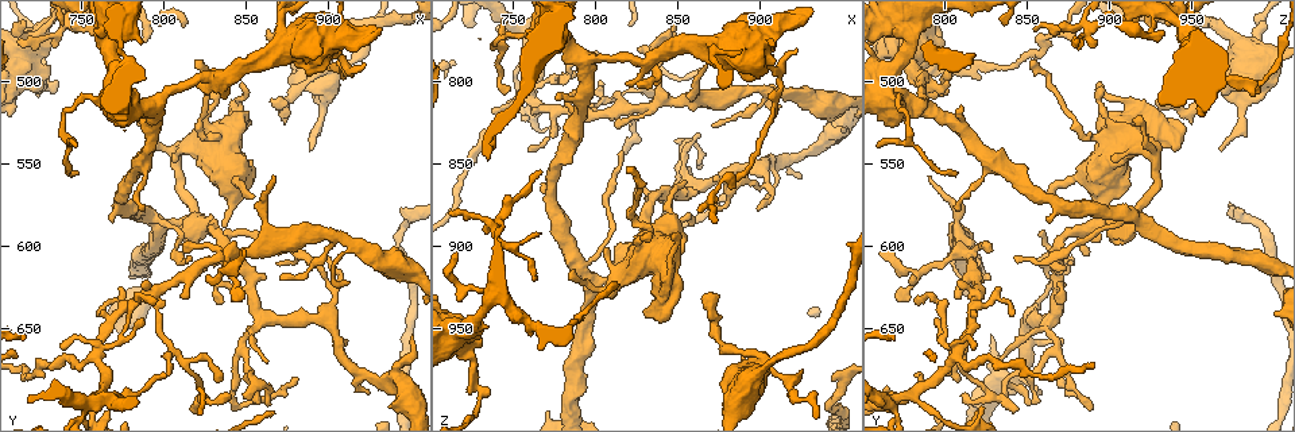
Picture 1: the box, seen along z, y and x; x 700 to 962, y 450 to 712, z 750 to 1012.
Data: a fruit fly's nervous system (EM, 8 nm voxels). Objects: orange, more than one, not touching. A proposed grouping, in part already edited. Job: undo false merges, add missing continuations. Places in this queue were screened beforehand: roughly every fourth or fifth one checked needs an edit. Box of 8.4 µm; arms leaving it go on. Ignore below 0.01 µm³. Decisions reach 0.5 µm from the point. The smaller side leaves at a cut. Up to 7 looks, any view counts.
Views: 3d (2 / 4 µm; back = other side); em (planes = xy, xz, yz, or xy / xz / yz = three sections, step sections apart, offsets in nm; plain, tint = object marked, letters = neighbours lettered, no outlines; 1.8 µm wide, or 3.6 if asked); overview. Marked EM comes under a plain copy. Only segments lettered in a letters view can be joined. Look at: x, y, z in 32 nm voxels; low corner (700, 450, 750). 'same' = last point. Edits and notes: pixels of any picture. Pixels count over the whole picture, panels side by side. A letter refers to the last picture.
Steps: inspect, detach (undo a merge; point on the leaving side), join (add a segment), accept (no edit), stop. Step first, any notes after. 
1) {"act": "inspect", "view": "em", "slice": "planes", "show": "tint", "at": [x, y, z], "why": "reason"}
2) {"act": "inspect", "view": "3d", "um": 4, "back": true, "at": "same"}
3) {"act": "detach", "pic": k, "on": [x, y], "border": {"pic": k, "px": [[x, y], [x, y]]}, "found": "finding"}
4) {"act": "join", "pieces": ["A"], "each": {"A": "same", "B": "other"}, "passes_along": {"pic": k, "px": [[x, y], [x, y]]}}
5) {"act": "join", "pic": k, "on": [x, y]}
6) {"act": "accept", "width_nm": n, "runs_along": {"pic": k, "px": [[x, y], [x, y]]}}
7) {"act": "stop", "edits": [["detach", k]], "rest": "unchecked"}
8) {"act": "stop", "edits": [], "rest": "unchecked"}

{"act": "inspect", "view": "3d", "um": 4, "at": [758, 662, 808], "why": "thin neck"}

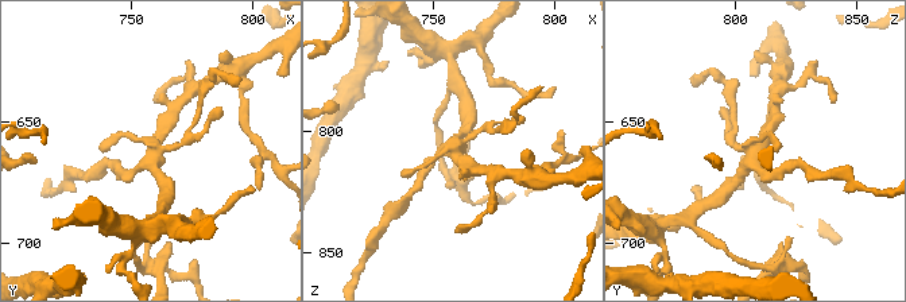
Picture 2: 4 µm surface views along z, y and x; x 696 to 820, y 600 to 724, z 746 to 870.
{"act": "inspect", "view": "em", "slice": "xy", "step": 8, "show": "tint", "at": [759, 664, 808], "why": "shape alone is not enough"}

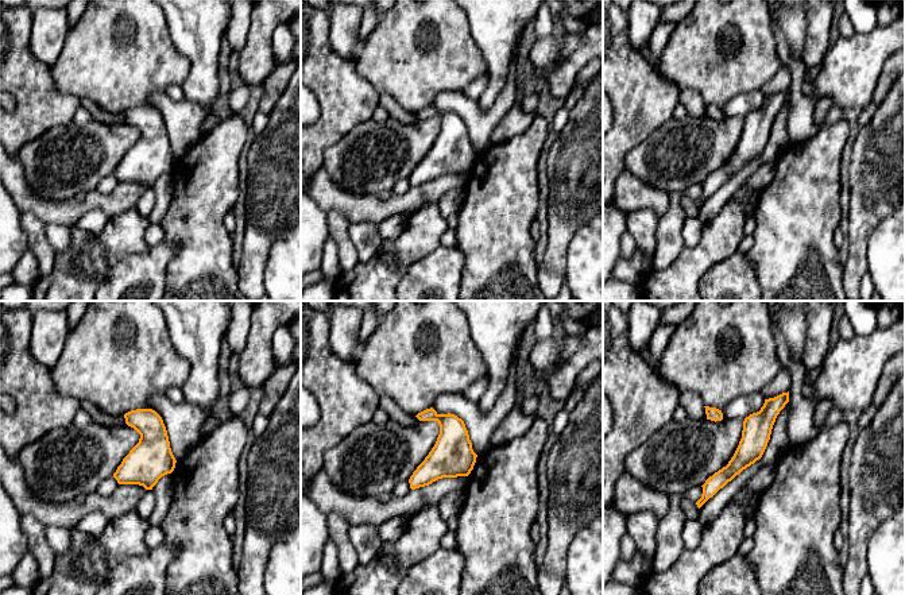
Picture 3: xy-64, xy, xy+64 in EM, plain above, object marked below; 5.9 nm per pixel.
{"act": "inspect", "view": "em", "slice": "planes", "show": "letters", "at": "same", "why": "another direction"}

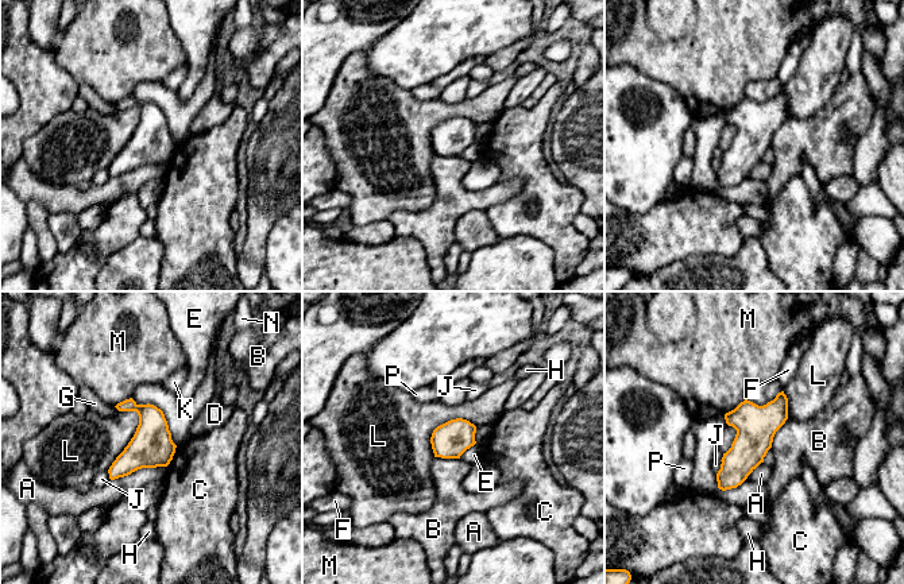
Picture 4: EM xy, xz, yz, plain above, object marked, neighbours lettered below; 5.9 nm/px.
{"act": "accept", "each": {"A": "other", "B": "other", "C": "other", "D": "other", "E": "other", "F": "other", "G": "other", "H": "other", "J": "other", "K": "other", "L": "other", "M": "other", "N": "other", "P": "other"}, "runs_along": {"pic": 4, "px": [[781, 397], [722, 486]]}, "found": "all the same neuron"}

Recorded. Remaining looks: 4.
{"act": "inspect", "view": "3d", "um": 2, "at": [796, 584, 920], "why": "arms run side by side"}

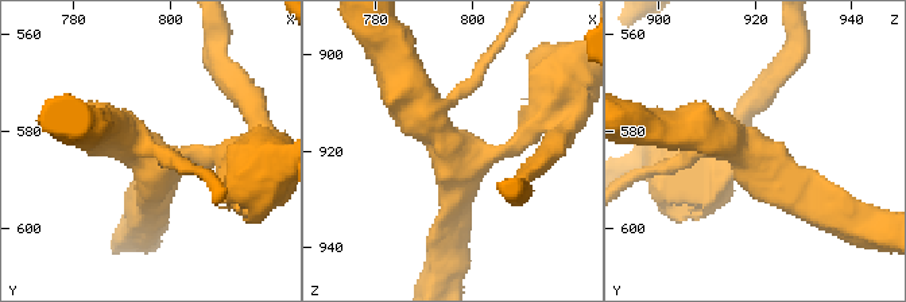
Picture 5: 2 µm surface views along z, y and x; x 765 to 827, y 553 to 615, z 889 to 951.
{"act": "inspect", "view": "em", "slice": "planes", "show": "letters", "at": [796, 586, 921], "arms": 4}

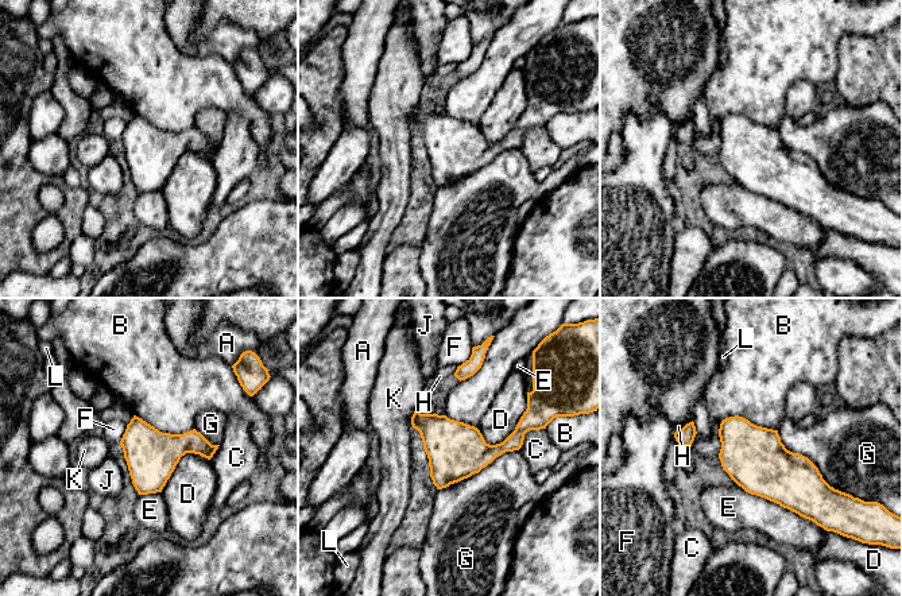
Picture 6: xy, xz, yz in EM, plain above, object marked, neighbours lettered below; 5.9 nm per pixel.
{"act": "accept", "each": {"A": "other", "B": "other", "C": "other", "D": "other", "E": "other", "F": "other", "G": "other", "H": "other", "J": "other", "K": "other", "L": "other"}, "border": {"pic": 6, "px": [[777, 430], [726, 417], [717, 455]]}, "found": "all the same neuron"}

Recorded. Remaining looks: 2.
{"act": "inspect", "view": "3d", "um": 4, "at": [900, 496, 976], "why": "narrows sharply"}

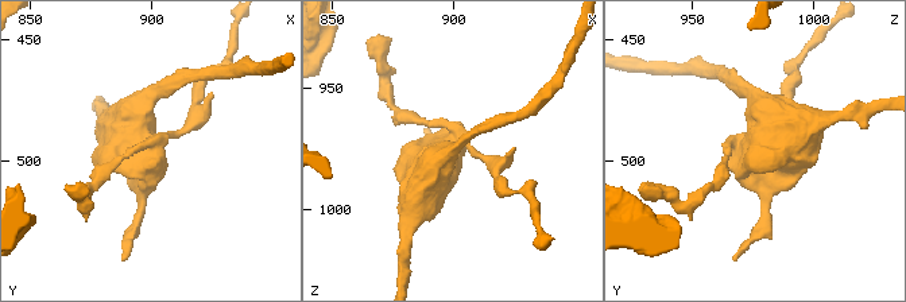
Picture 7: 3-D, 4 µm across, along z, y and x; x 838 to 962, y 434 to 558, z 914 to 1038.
{"act": "inspect", "view": "em", "slice": "planes", "show": "letters", "at": [899, 495, 975]}

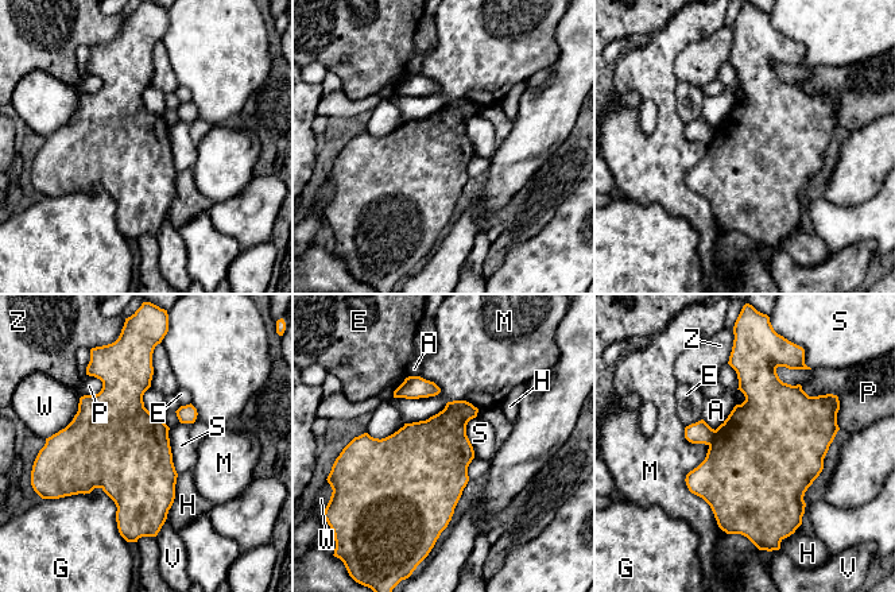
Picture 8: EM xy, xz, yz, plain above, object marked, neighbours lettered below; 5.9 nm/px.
{"act": "detach", "pic": 8, "on": [700, 432], "longest_contact_nm": ["M", 650], "each": {"A": "other", "E": "other", "G": "other", "H": "other", "M": "other", "P": "other", "S": "other", "V": "other", "W": "other", "Z": "other"}, "border": {"pic": 8, "px": [[715, 430], [715, 436], [708, 444]]}, "found": "two neurons meet here"}

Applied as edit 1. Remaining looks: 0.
{"act": "stop", "edits": [["detach", 8]], "rest": "unchecked"}

